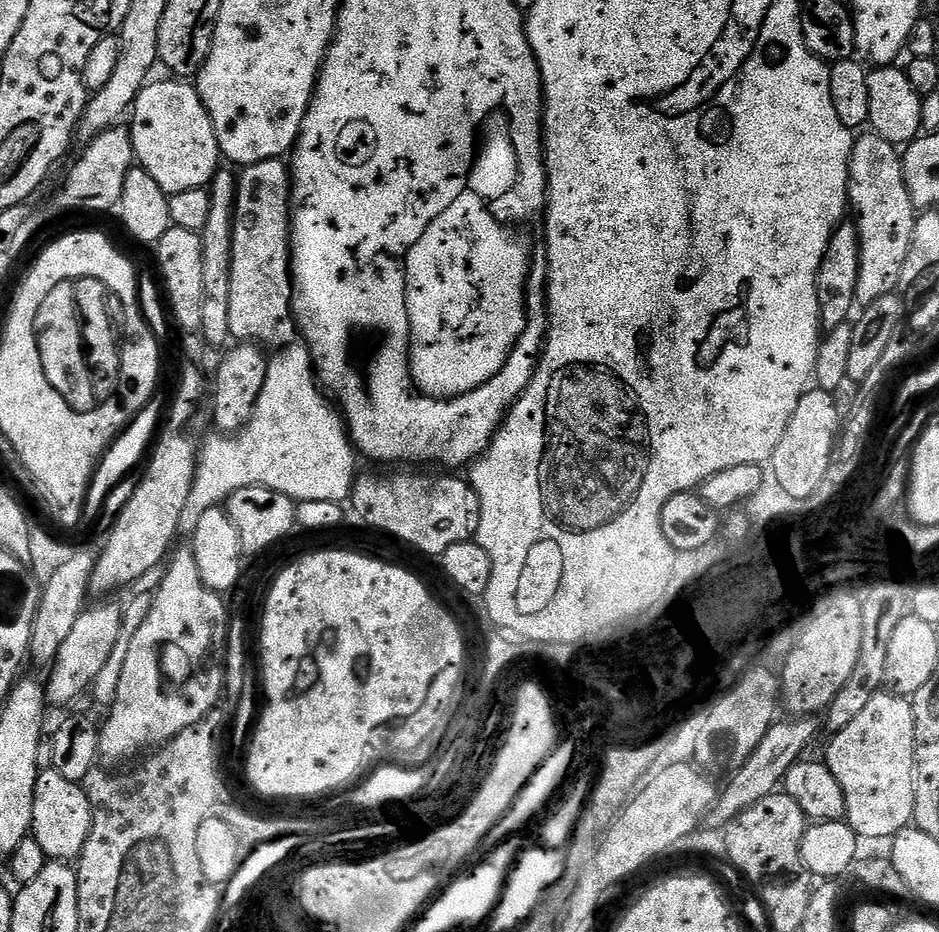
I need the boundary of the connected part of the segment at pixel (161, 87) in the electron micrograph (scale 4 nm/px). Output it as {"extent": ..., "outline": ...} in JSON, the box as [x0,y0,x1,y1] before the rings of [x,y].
{"extent":[130,79,222,196],"outline":[[[153,79],[145,84],[130,109],[130,131],[139,167],[146,169],[162,191],[173,196],[182,194],[182,190],[208,188],[221,167],[222,157],[200,93],[183,79],[167,79]]]}

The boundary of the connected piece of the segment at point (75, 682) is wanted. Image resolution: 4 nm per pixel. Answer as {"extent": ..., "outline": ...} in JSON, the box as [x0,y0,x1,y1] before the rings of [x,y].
{"extent":[46,604,124,705],"outline":[[[100,604],[97,608],[91,608],[89,607],[81,612],[78,622],[74,622],[74,626],[70,629],[66,642],[62,642],[62,650],[58,650],[56,663],[51,665],[52,677],[46,680],[46,700],[49,705],[68,704],[71,700],[78,699],[83,692],[85,695],[98,678],[102,666],[106,666],[106,658],[110,658],[114,646],[121,643],[120,627],[124,624],[124,616],[120,613],[119,606],[116,604]]]}

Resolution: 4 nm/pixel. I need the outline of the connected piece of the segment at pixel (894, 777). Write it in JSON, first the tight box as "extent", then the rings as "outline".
{"extent":[828,690,916,841],"outline":[[[891,690],[873,694],[870,702],[858,712],[848,726],[828,741],[828,769],[838,778],[842,794],[846,798],[844,815],[846,823],[856,831],[857,837],[868,840],[891,841],[914,820],[914,794],[916,793],[916,727],[914,704],[909,697]]]}

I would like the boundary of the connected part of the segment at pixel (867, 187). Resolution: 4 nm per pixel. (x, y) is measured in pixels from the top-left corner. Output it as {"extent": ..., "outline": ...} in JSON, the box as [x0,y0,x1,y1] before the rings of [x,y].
{"extent":[848,134,918,306],"outline":[[[875,134],[867,135],[855,137],[848,167],[848,203],[860,236],[860,277],[856,290],[856,304],[860,306],[897,291],[918,217],[906,190],[904,162],[897,145]]]}

